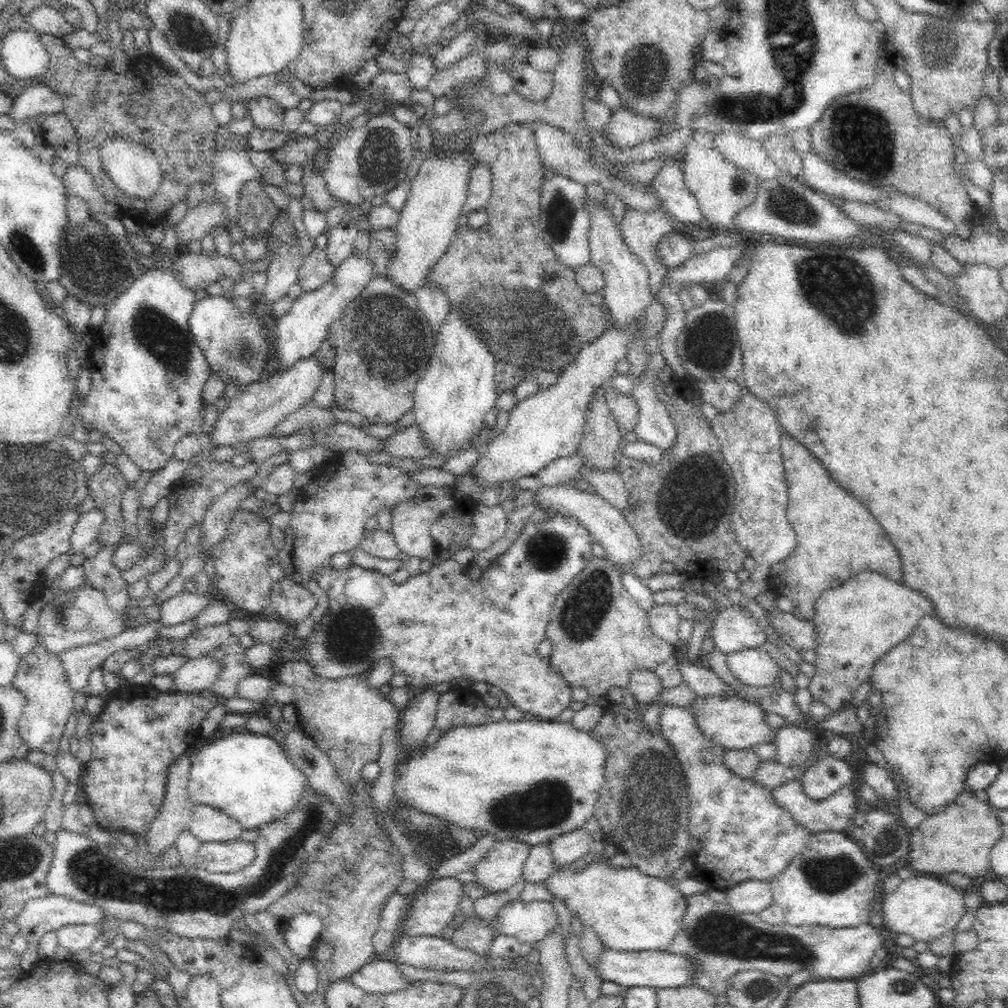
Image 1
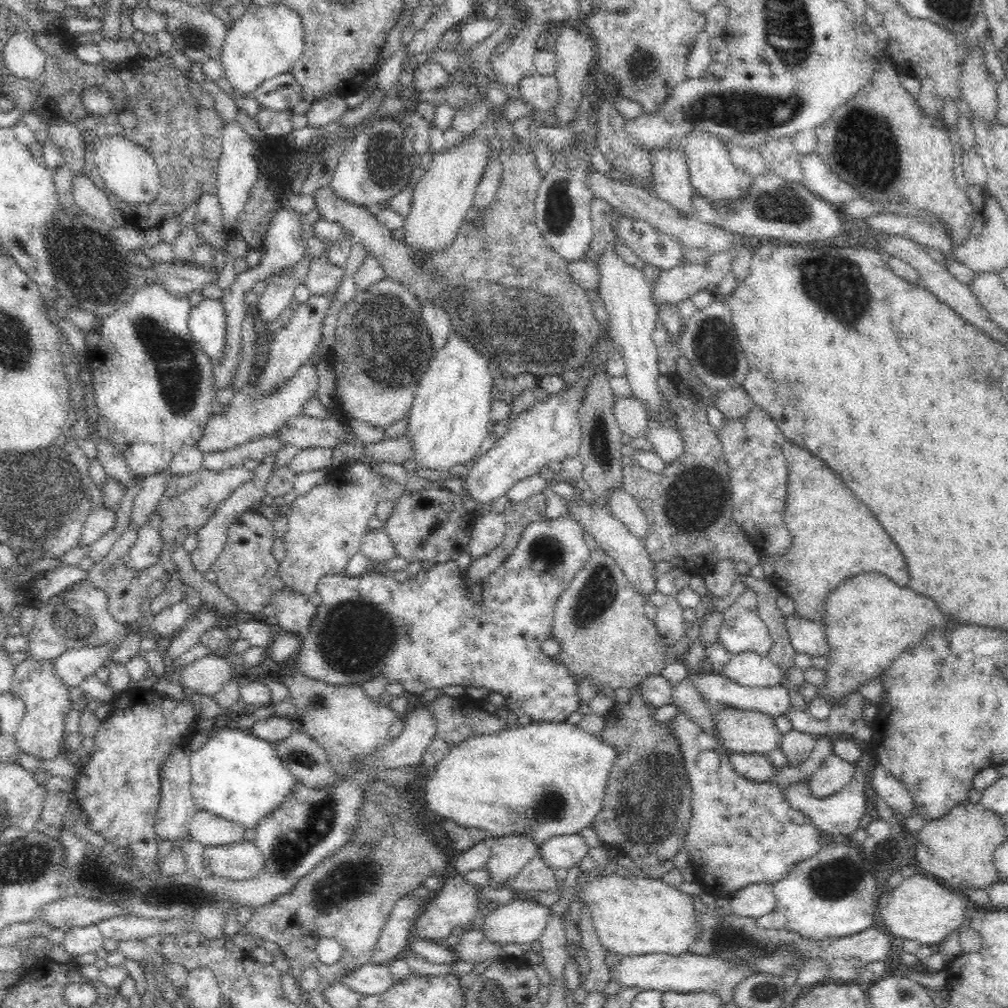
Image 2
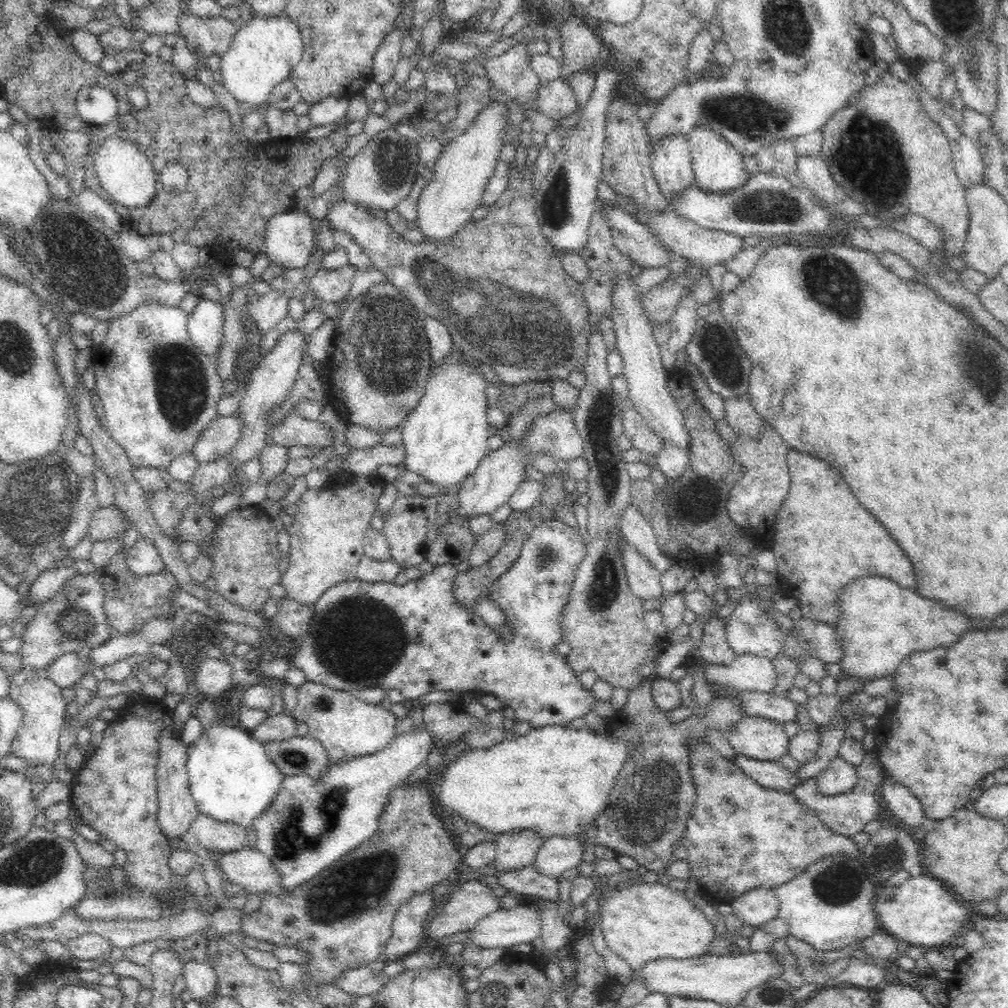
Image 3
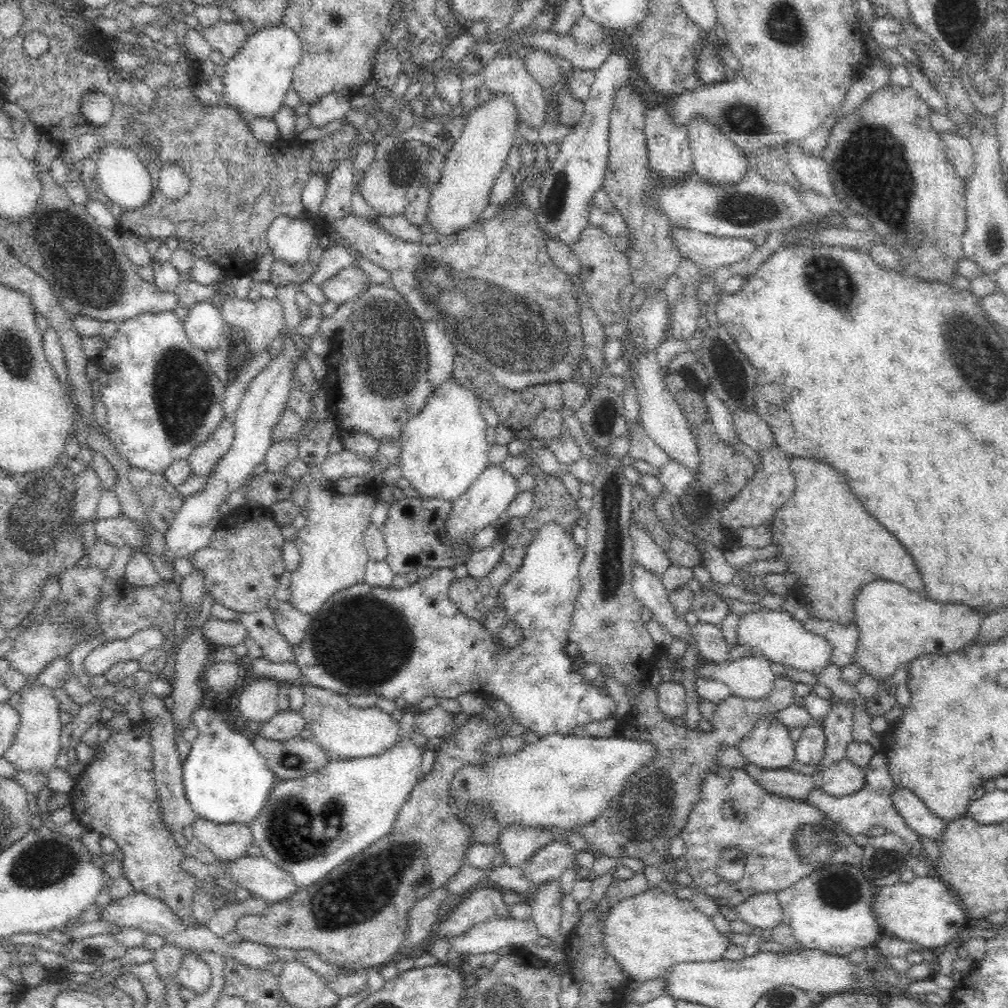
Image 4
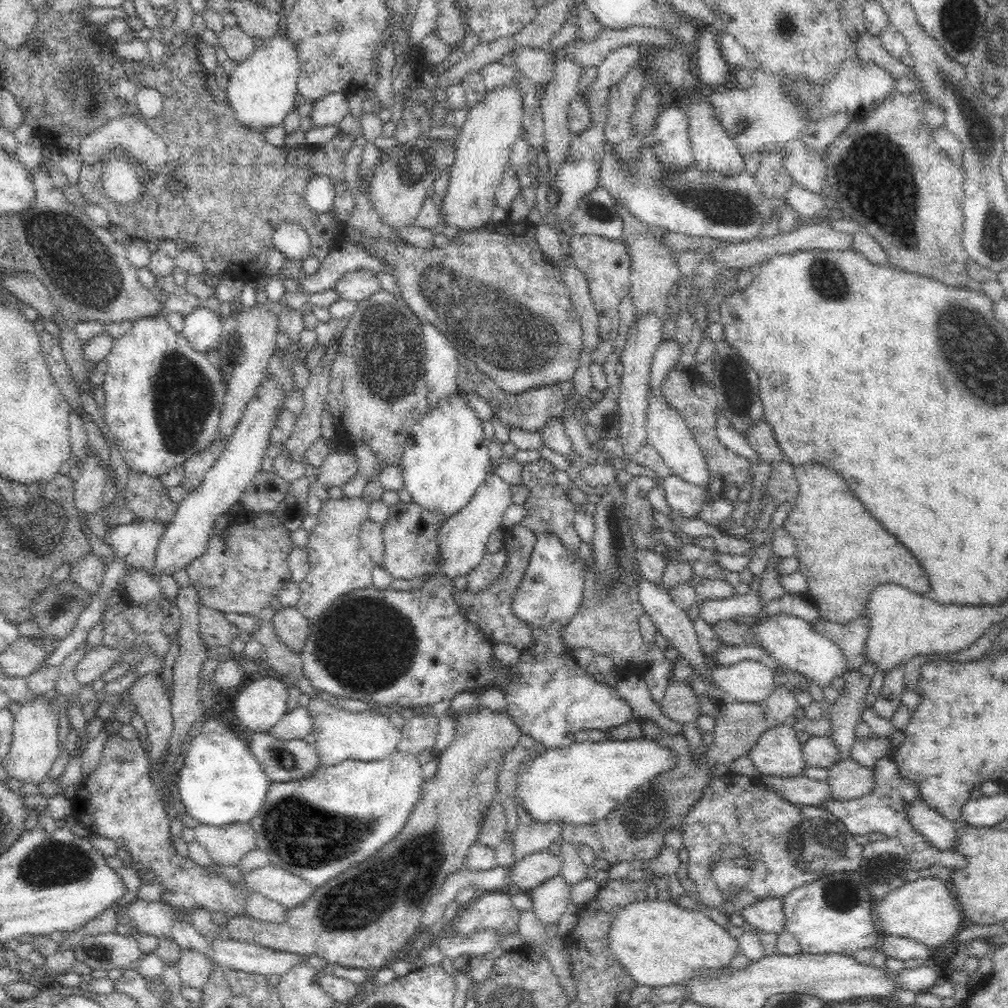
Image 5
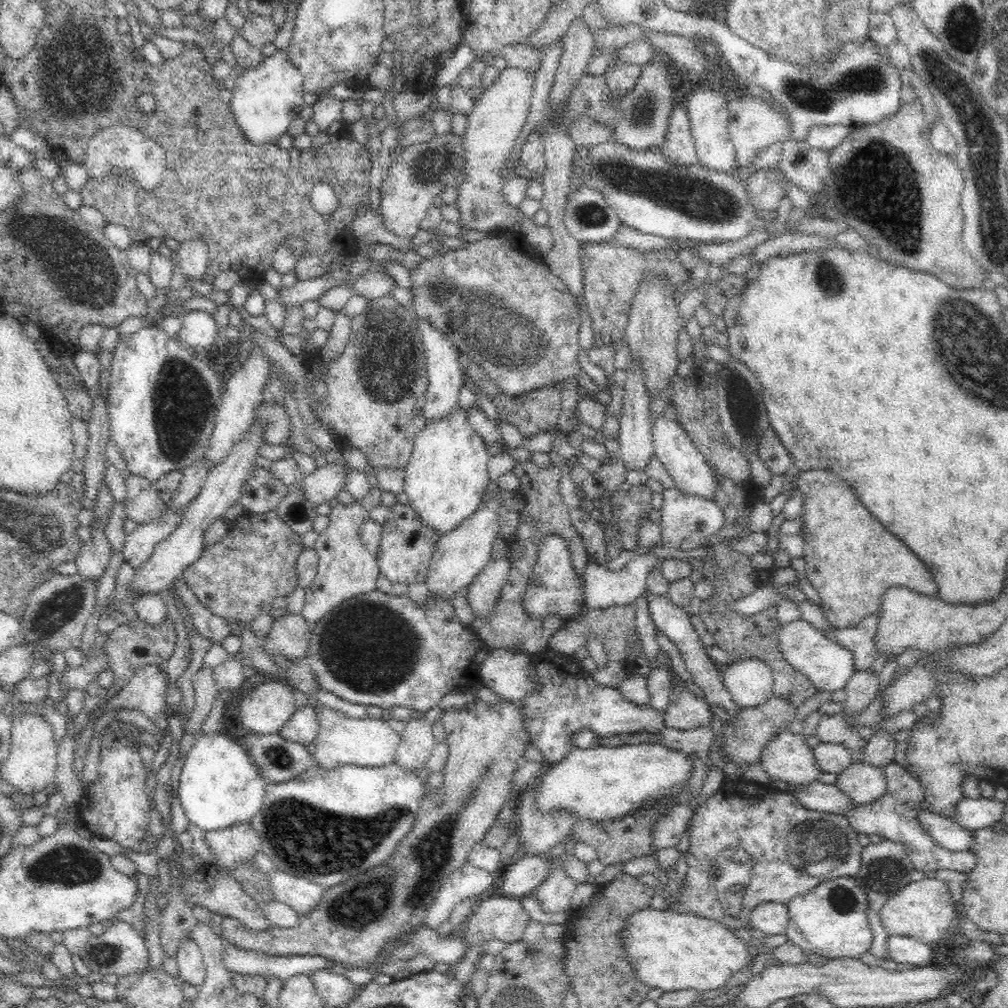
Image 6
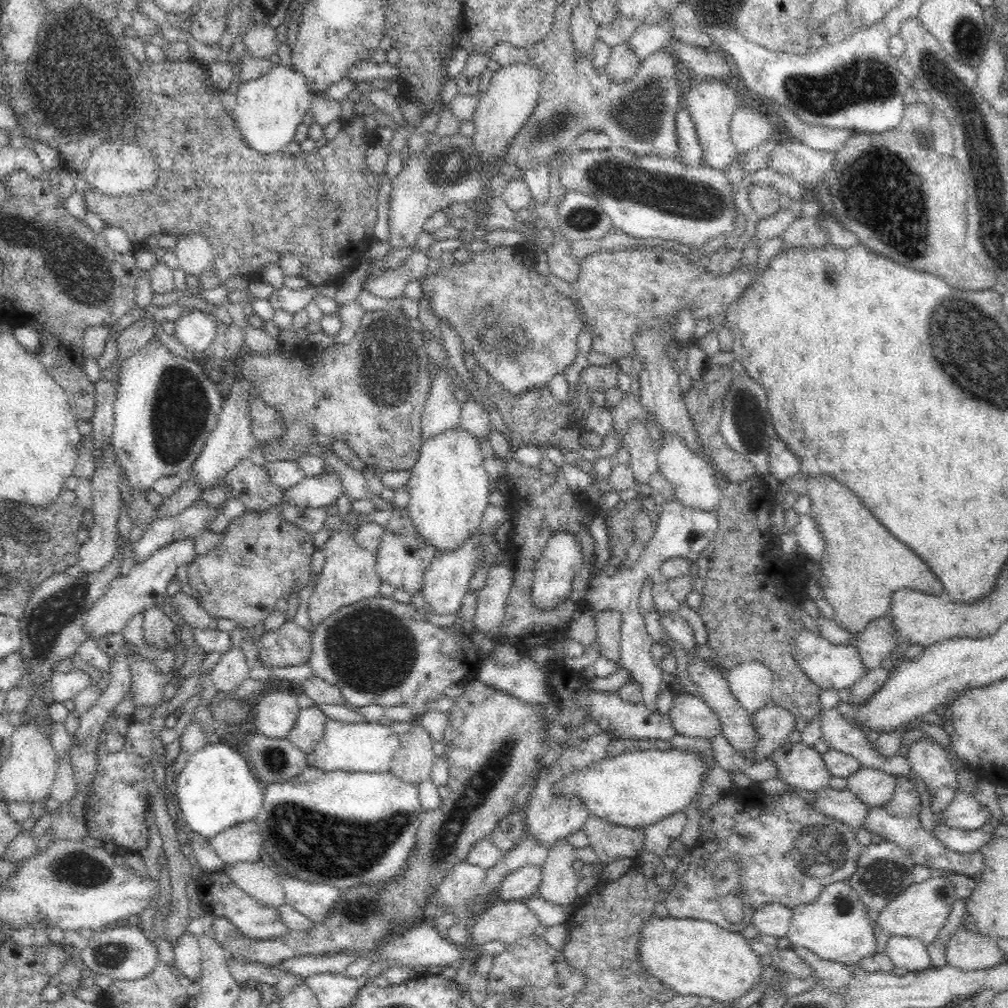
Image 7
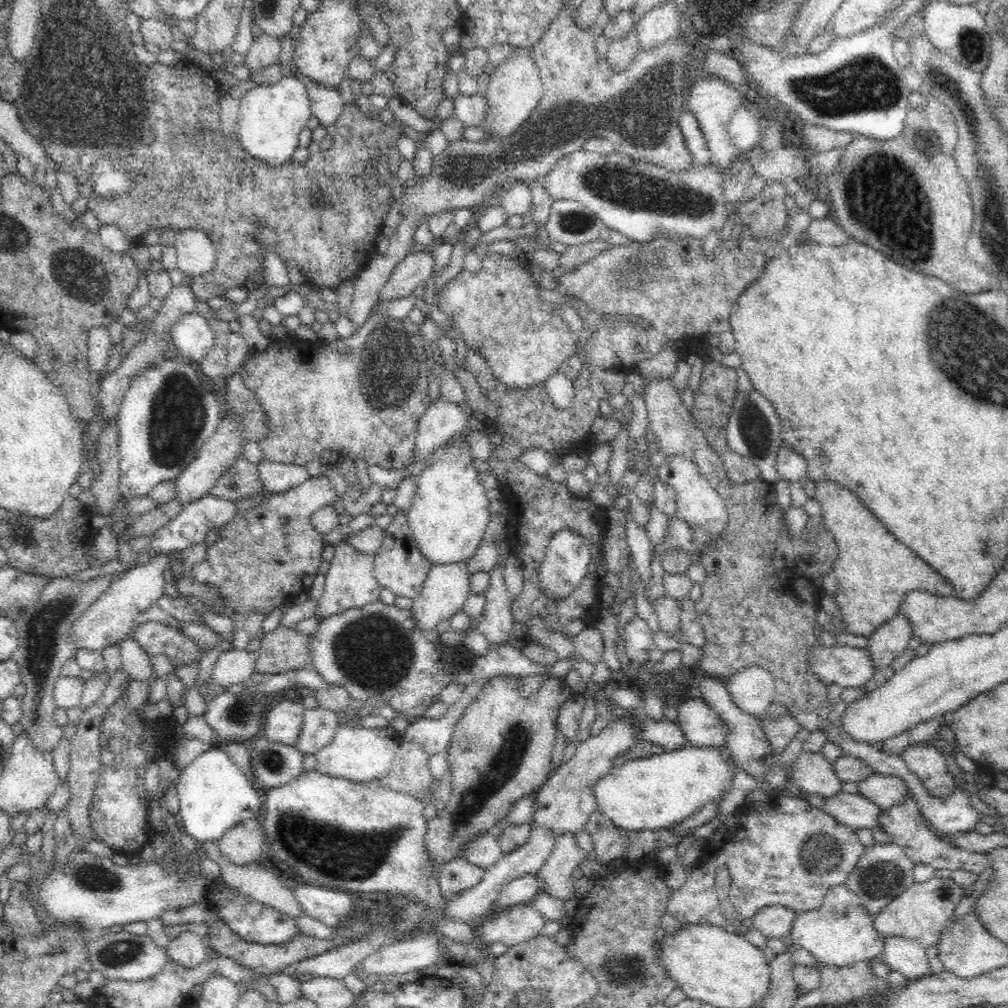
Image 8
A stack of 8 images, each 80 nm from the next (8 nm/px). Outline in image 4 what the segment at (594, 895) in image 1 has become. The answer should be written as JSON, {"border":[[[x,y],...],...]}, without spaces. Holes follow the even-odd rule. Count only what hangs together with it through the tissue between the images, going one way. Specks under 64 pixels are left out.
{"border":[[[648,889],[646,892],[619,902],[609,910],[605,920],[603,941],[605,947],[624,969],[631,981],[646,982],[662,980],[666,982],[671,970],[684,963],[703,963],[726,958],[731,939],[714,927],[713,919],[695,909],[690,900],[676,897],[670,890]]]}

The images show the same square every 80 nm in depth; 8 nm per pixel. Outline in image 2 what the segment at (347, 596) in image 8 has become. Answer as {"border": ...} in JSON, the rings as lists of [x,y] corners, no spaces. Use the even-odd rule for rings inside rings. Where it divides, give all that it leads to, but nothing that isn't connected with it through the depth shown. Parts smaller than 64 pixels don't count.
{"border":[[[350,463],[346,467],[334,468],[326,484],[315,486],[312,490],[298,496],[286,509],[287,531],[283,543],[286,549],[286,558],[279,564],[278,575],[284,582],[285,589],[300,594],[309,600],[316,601],[318,586],[328,576],[348,576],[350,560],[361,552],[364,536],[369,529],[369,522],[375,516],[375,508],[380,498],[396,500],[398,496],[407,494],[402,486],[387,477],[382,477],[368,465]]]}

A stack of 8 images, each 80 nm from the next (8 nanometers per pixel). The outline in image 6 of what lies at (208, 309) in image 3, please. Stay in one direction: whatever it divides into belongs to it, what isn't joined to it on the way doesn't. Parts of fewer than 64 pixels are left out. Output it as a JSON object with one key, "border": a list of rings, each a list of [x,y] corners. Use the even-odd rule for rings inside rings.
{"border":[[[192,311],[180,316],[182,326],[176,335],[192,353],[203,355],[208,353],[217,337],[217,325],[214,316],[203,311]]]}

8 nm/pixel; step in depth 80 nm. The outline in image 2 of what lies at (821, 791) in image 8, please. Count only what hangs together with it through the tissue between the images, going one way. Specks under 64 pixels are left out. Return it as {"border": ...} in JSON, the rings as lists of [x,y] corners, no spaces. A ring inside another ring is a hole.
{"border":[[[725,705],[719,706],[713,715],[723,747],[730,753],[768,756],[773,750],[781,749],[783,734],[766,713]]]}

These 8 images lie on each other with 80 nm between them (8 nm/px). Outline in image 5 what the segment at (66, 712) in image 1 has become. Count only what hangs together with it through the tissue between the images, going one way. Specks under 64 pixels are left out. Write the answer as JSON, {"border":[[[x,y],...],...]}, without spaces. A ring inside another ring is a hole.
{"border":[[[35,696],[33,701],[26,703],[11,701],[9,709],[14,720],[11,749],[2,762],[6,777],[18,780],[22,784],[42,784],[48,779],[48,772],[50,772],[52,764],[56,762],[56,759],[60,760],[58,723],[54,717],[57,707],[49,696]]]}

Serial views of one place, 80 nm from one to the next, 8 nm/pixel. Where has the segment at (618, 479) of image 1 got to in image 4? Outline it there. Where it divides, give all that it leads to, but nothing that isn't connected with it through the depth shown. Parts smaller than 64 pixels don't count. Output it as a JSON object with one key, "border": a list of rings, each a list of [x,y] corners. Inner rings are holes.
{"border":[[[631,522],[630,533],[632,533],[633,560],[639,568],[655,574],[661,578],[666,568],[671,566],[666,552],[654,543],[654,540],[638,524]]]}

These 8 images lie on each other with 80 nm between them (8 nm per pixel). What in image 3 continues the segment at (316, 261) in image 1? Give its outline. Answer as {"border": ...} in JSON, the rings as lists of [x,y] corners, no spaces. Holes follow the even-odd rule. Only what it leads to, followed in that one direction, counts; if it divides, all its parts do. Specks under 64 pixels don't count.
{"border":[[[352,264],[332,272],[320,269],[308,280],[309,290],[317,294],[322,302],[325,301],[330,305],[338,304],[349,296],[356,271]]]}

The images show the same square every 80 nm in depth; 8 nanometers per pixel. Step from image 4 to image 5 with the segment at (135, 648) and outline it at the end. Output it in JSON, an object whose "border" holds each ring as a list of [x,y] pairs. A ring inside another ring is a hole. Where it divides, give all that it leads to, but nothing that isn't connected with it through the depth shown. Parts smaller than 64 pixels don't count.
{"border":[[[104,644],[93,646],[92,652],[86,654],[73,670],[76,682],[80,687],[92,685],[94,680],[100,679],[104,672],[115,666],[118,658],[119,652],[114,648]]]}

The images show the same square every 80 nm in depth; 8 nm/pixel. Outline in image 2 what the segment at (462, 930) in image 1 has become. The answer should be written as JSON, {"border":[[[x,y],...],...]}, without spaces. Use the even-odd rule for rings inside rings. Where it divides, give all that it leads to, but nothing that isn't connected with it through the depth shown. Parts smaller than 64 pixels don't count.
{"border":[[[469,928],[460,937],[460,943],[455,948],[458,956],[464,962],[480,964],[486,960],[496,960],[502,953],[502,947],[494,944],[482,935],[482,929]]]}

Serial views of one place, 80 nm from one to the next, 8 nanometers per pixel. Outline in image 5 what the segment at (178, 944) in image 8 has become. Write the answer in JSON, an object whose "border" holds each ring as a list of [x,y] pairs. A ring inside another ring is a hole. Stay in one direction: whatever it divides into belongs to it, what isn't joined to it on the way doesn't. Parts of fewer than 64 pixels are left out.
{"border":[[[181,948],[176,963],[183,986],[204,988],[204,984],[210,976],[210,960],[206,958],[205,954],[194,948]]]}

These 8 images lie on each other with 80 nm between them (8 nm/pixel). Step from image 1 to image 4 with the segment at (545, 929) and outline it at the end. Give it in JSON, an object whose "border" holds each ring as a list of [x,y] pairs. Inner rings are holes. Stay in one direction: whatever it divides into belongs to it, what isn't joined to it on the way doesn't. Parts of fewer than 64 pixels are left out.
{"border":[[[510,917],[489,920],[473,926],[466,934],[448,937],[446,948],[448,952],[455,950],[464,956],[496,953],[498,948],[513,944],[525,949],[532,948],[532,942],[537,942],[539,935],[533,921],[524,923]]]}

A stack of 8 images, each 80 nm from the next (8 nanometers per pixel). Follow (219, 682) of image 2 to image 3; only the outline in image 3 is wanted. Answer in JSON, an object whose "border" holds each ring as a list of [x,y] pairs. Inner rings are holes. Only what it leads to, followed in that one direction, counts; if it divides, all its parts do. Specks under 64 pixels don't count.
{"border":[[[204,658],[194,672],[192,688],[196,693],[206,694],[209,698],[226,694],[232,688],[235,669],[226,661],[218,658]]]}

